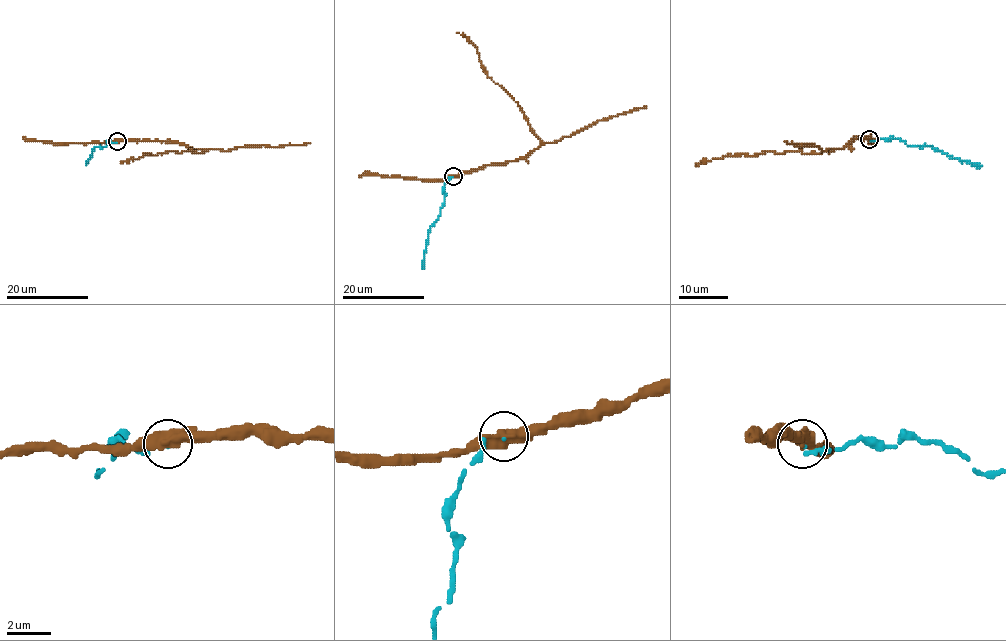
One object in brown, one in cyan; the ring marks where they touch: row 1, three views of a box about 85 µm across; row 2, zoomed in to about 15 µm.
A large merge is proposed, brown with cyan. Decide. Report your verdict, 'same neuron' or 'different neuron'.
different neuron

